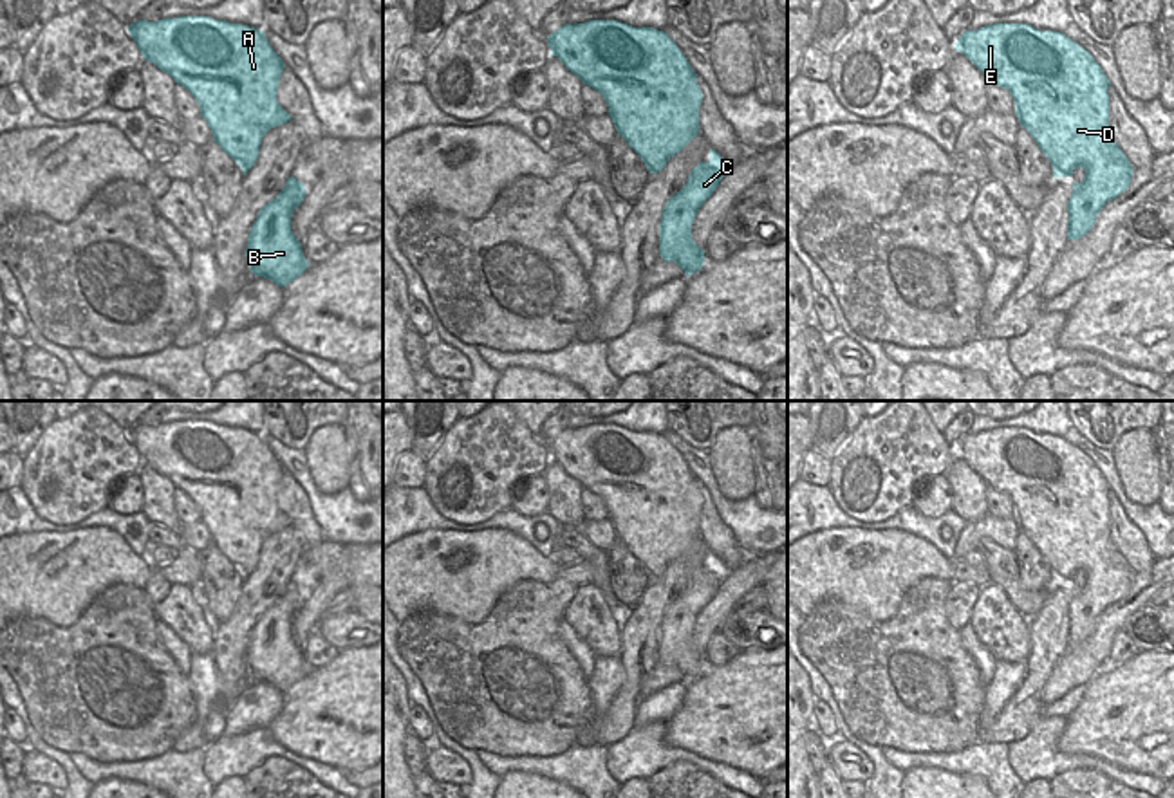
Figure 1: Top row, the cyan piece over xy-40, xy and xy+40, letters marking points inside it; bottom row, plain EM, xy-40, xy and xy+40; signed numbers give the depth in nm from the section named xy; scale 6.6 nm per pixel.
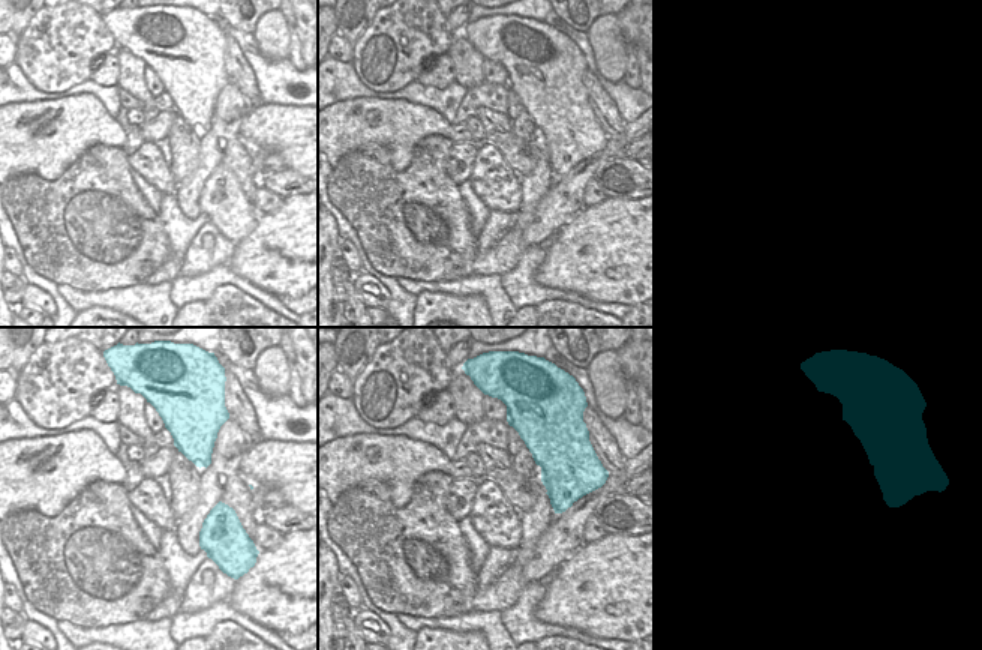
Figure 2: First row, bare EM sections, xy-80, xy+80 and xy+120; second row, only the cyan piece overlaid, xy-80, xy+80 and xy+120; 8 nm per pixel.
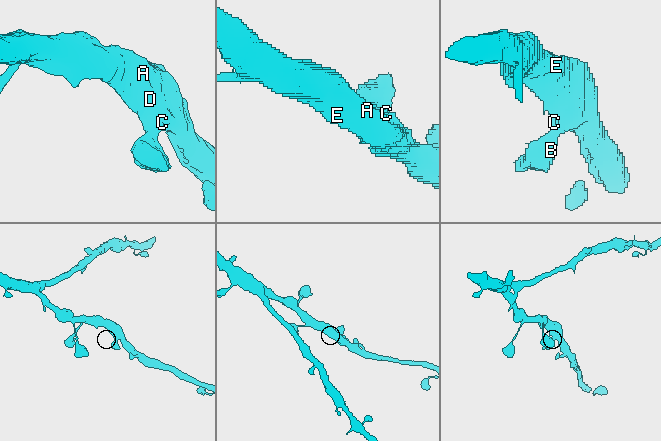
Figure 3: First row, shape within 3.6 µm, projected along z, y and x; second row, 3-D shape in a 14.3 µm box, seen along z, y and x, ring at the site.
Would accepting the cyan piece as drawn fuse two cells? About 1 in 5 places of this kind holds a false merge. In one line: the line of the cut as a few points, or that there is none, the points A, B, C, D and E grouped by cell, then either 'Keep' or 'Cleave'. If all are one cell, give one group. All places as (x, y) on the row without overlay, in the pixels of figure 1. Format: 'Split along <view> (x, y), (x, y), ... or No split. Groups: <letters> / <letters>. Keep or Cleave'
No split. Groups: A B C D E. Keep.

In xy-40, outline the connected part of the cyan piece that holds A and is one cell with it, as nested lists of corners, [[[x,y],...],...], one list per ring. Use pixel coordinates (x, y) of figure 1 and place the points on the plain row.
[[[177,421],[157,426],[137,424],[128,437],[146,466],[191,496],[211,533],[213,545],[242,572],[244,580],[258,563],[264,538],[291,525],[276,506],[285,469],[264,435],[210,421]]]

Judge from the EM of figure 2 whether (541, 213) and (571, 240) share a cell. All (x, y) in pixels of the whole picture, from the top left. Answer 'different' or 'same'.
different

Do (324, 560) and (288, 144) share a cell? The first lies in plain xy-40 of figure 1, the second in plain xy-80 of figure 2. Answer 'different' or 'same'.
same

